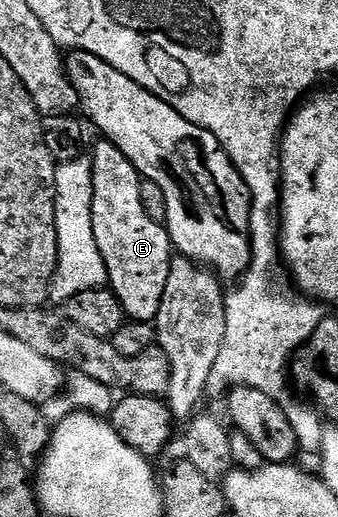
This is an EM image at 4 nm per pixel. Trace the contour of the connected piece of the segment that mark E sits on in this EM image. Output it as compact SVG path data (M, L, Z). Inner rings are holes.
M100 139L93 151L92 161L92 220L94 221L95 241L102 253L103 263L107 267L109 286L122 301L125 316L133 322L155 322L161 307L162 294L165 293L169 266L174 258L173 245L167 228L149 216L142 206L142 176L134 169L133 163L112 142Z

